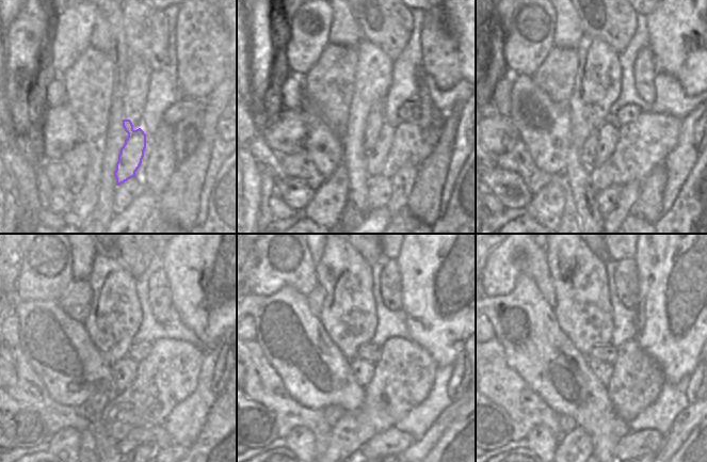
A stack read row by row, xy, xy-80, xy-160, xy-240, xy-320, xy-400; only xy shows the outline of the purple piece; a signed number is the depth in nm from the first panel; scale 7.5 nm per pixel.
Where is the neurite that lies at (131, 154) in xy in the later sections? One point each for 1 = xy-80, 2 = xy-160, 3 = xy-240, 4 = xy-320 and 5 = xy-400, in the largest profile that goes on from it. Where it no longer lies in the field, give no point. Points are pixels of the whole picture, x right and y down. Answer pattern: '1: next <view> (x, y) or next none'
1: next xy-80 (373, 159)
2: next xy-160 (607, 133)
3: next xy-240 (124, 370)
4: next xy-320 (363, 370)
5: next xy-400 (603, 370)

